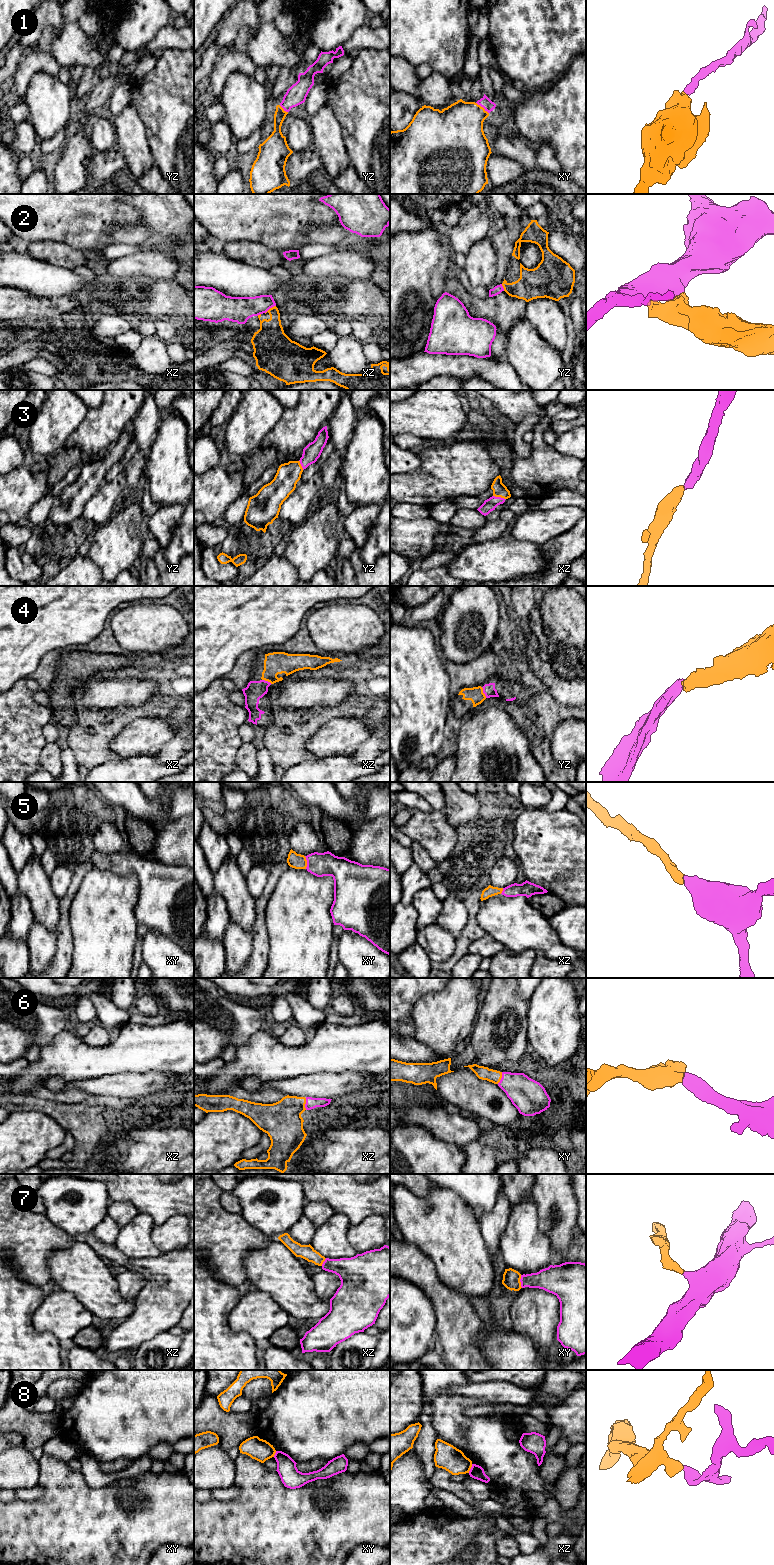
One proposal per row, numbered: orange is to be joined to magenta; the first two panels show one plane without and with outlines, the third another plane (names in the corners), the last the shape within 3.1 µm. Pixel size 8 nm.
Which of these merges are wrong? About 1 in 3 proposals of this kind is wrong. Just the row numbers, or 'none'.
2, 8

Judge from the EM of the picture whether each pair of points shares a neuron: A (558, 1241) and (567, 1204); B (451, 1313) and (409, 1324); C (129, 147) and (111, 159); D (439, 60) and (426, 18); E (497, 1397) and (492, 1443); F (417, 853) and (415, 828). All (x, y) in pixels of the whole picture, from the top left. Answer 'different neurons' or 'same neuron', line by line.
A: same neuron
B: different neurons
C: different neurons
D: same neuron
E: different neurons
F: different neurons

